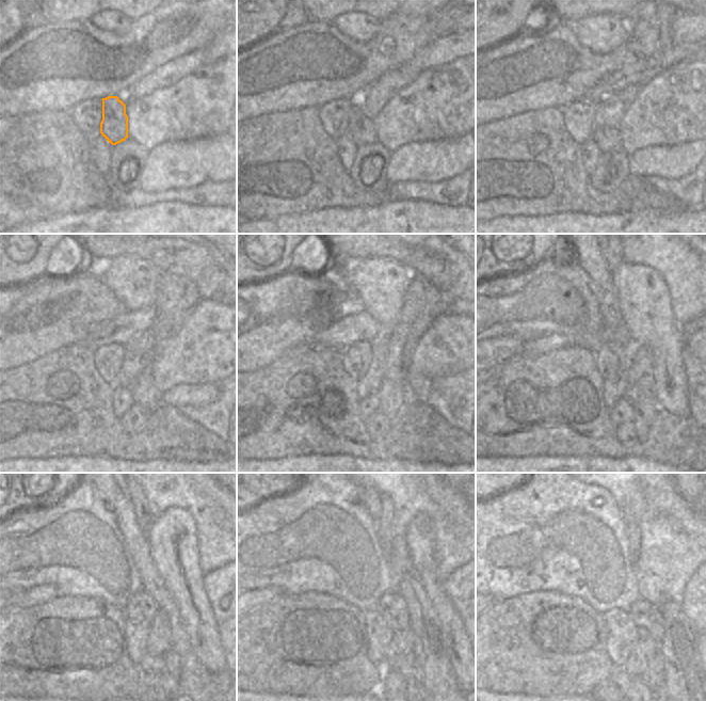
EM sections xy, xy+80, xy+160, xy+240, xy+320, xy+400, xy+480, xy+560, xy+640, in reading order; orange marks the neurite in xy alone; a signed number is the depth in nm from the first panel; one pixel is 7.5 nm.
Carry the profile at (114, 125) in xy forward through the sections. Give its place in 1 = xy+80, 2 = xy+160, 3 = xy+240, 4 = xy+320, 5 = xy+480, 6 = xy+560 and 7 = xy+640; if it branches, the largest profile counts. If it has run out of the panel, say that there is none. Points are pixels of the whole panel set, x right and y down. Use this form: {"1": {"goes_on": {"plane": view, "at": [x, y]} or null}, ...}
{"1": {"goes_on": {"plane": "xy+80", "at": [360, 129]}}, "2": {"goes_on": {"plane": "xy+160", "at": [607, 139]}}, "3": {"goes_on": {"plane": "xy+240", "at": [143, 389]}}, "4": {"goes_on": {"plane": "xy+320", "at": [392, 397]}}, "5": {"goes_on": {"plane": "xy+480", "at": [170, 680]}}, "6": {"goes_on": {"plane": "xy+560", "at": [415, 684]}}, "7": {"goes_on": {"plane": "xy+640", "at": [662, 689]}}}

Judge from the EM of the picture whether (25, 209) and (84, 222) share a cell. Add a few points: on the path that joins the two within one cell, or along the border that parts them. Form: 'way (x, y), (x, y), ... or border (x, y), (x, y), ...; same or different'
border (43, 219), (31, 219), (23, 222); different

